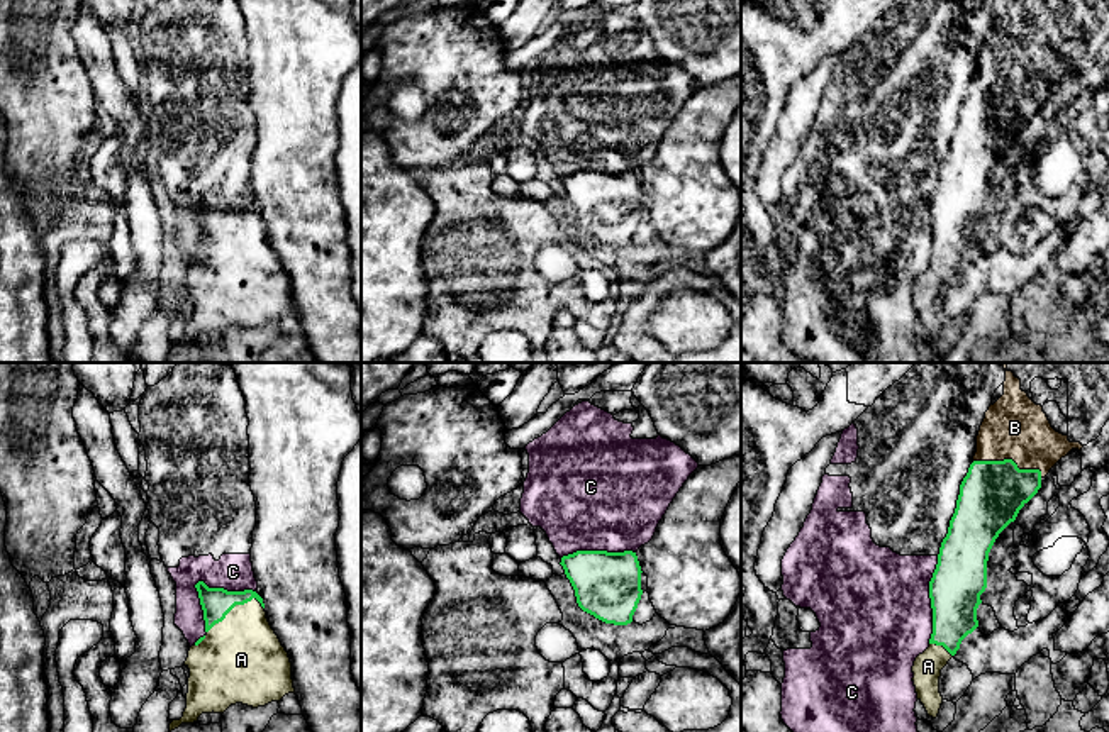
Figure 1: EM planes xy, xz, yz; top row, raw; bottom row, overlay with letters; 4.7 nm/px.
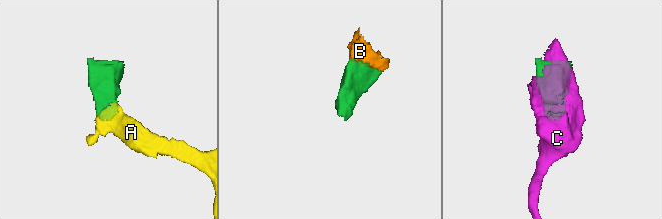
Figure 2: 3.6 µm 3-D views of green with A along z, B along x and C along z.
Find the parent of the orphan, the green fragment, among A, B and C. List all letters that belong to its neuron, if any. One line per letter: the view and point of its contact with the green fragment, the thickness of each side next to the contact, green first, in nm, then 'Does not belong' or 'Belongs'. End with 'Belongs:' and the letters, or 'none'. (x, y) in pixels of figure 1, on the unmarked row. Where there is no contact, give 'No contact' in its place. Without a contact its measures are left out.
A: Touches green at xy (234, 226). Thickness 140 nm (green) against 380 nm. Belongs
B: Touches green at yz (1009, 80). Thickness 300 nm (green) against 300 nm. Belongs
C: Touches green at xy (195, 205). Thickness 140 nm (green) against 180 nm. Does not belong
Belongs: A, B

